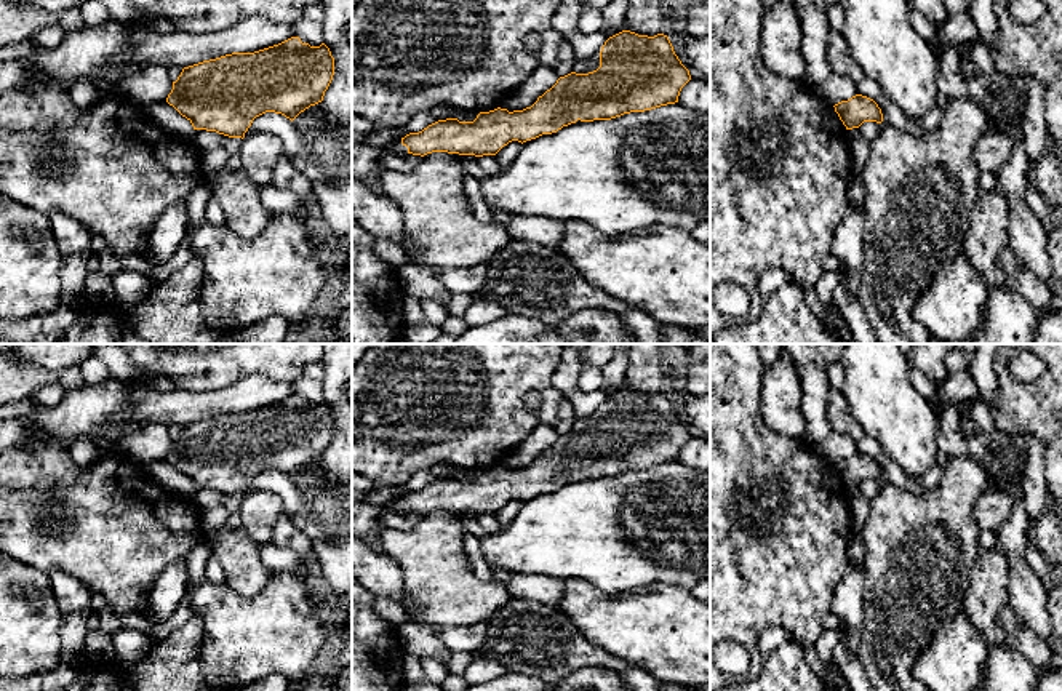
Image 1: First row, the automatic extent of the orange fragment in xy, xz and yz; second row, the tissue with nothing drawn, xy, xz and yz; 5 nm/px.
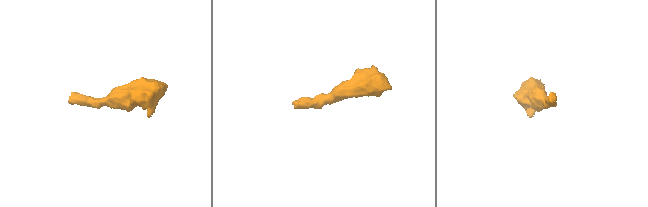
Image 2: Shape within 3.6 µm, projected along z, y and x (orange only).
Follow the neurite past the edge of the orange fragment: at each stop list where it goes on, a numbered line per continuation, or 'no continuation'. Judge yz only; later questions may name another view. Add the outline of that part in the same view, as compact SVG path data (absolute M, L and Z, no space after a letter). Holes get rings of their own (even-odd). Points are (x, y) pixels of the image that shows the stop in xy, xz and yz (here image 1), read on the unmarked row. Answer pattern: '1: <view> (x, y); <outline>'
no continuation

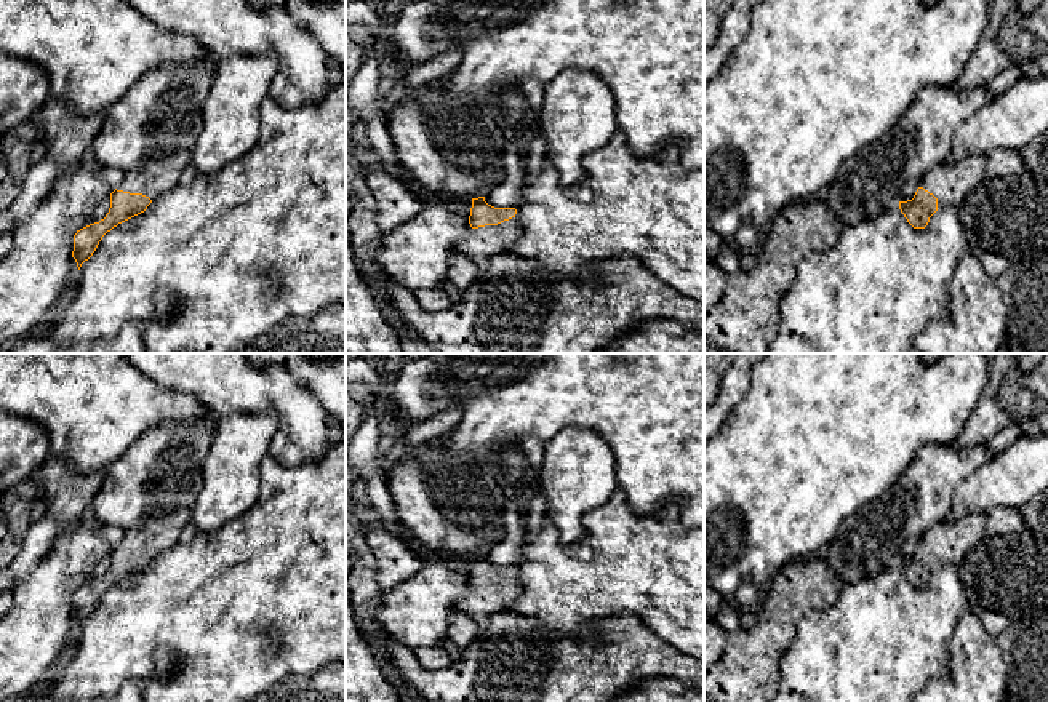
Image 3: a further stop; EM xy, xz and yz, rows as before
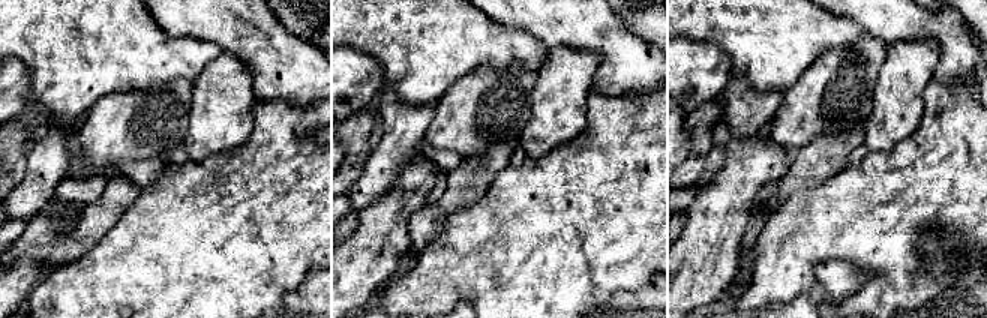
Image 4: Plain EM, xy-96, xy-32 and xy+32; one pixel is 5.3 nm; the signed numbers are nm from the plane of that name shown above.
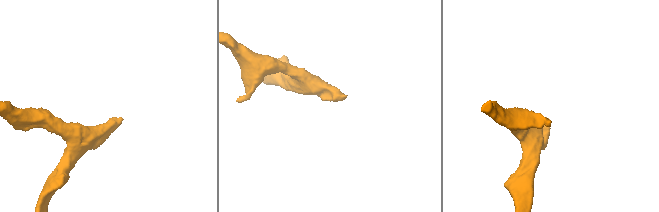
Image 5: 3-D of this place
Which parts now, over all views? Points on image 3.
1: xz (487, 600); M515 572L498 584L472 587L470 593L459 601L458 609L478 622L485 617L507 612L520 593L522 585L518 572Z

